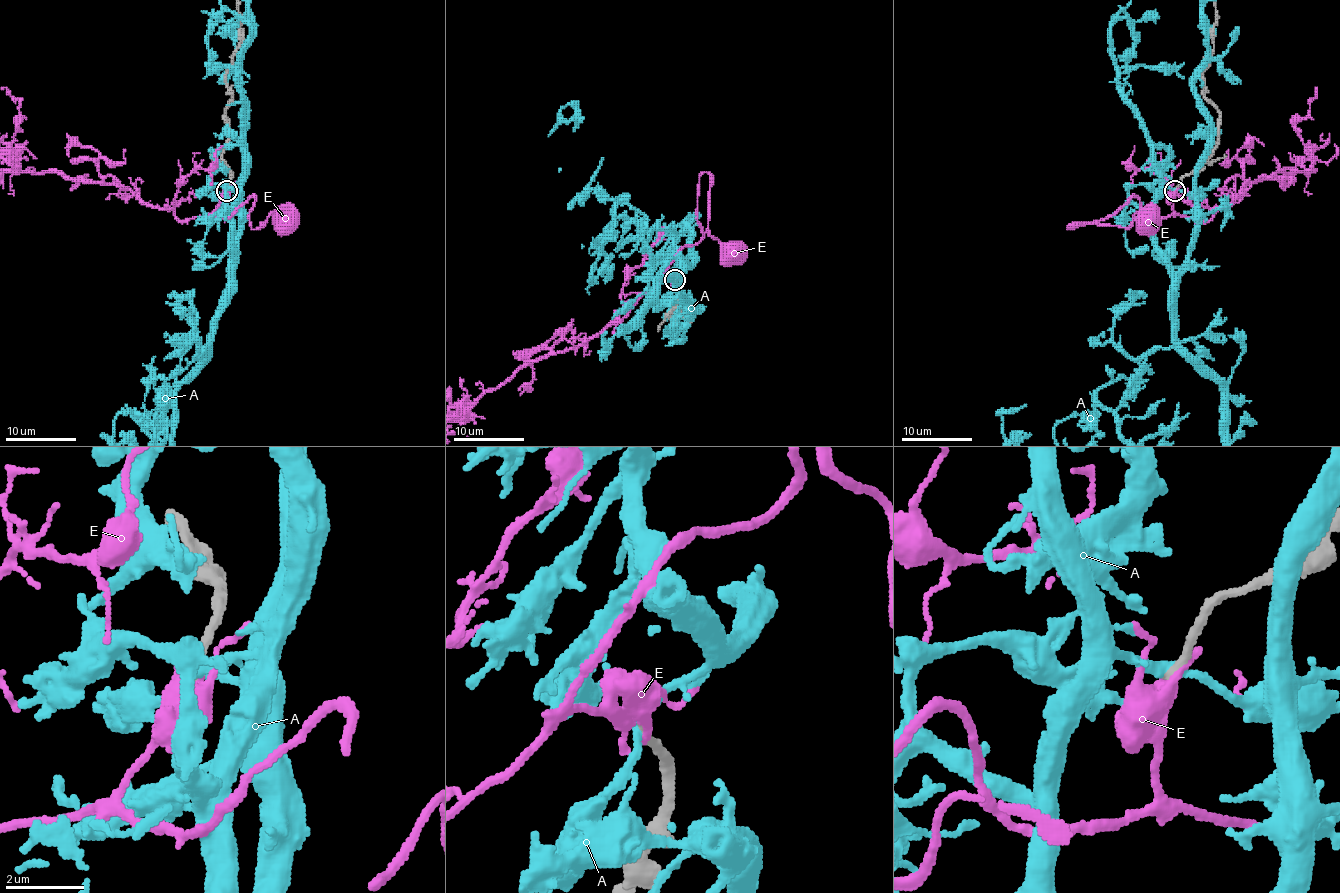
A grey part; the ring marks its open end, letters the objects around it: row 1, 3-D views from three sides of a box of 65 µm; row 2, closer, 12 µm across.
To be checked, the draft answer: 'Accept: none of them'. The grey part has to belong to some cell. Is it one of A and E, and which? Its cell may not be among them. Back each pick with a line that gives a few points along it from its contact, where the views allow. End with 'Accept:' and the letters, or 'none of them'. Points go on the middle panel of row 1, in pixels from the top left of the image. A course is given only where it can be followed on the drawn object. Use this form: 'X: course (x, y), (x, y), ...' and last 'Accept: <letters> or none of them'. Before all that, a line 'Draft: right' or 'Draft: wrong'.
Draft: right
Accept: none of them

